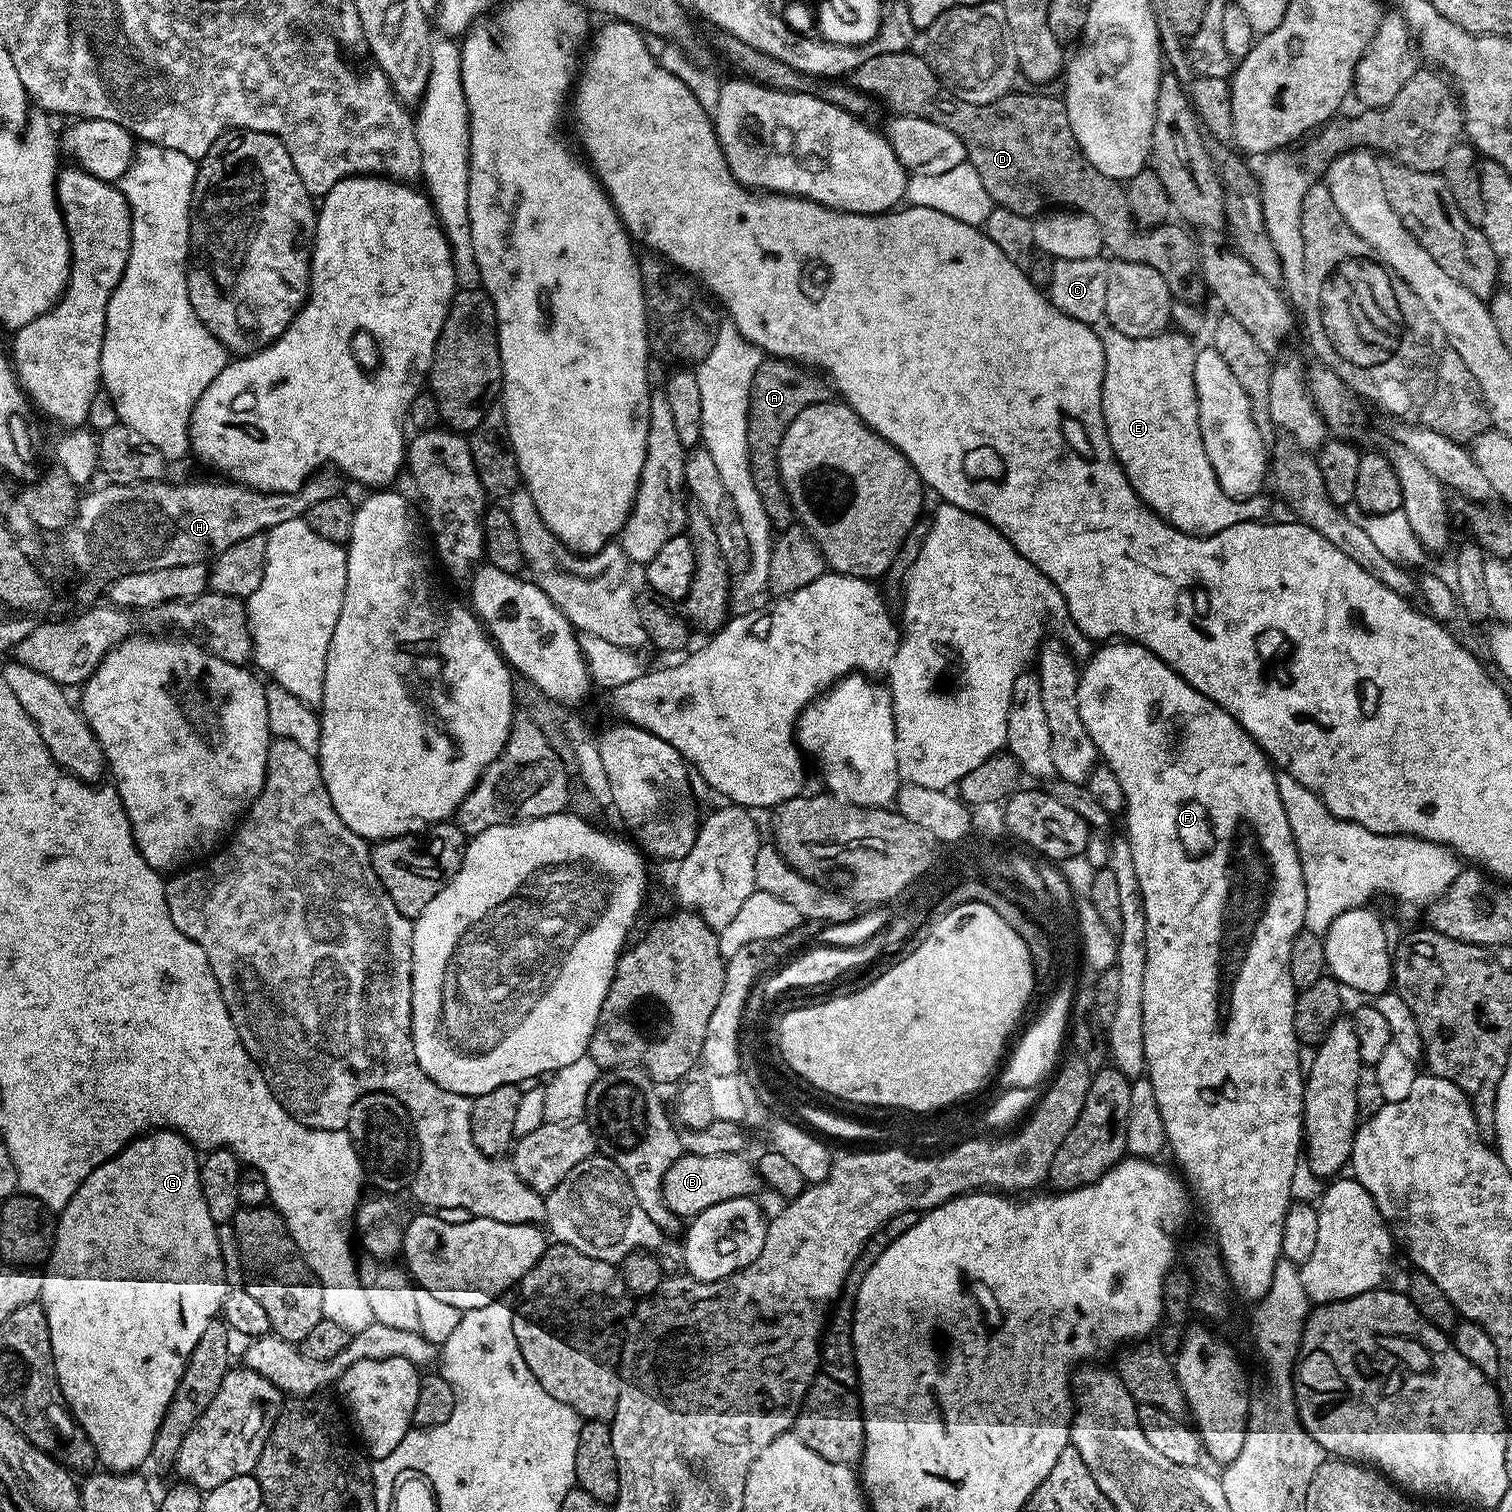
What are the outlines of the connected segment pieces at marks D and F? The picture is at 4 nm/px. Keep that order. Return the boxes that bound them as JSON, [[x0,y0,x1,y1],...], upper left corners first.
[[850,50,1205,302],[1078,642,1306,1302]]

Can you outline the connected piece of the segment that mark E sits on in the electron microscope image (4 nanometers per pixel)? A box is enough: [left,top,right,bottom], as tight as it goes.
[1100,326,1268,536]

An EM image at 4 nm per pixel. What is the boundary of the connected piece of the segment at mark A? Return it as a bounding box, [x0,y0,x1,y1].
[748,358,833,533]

